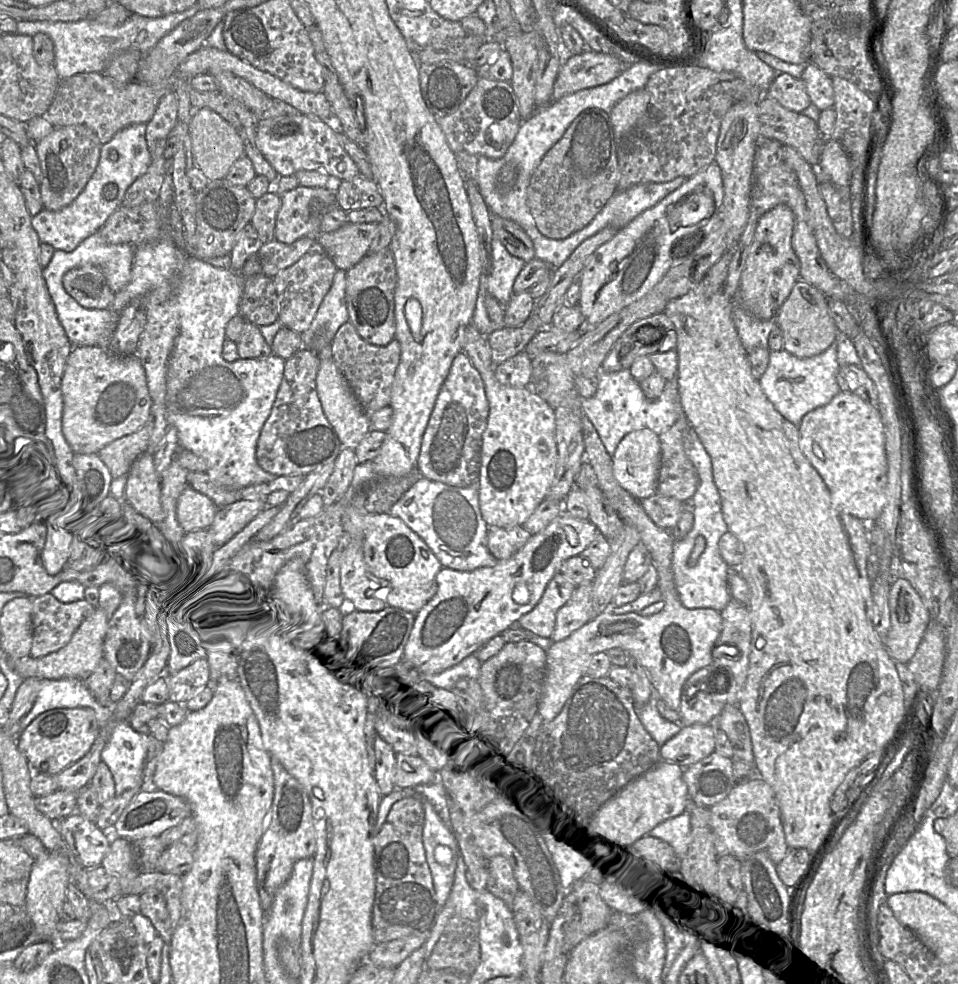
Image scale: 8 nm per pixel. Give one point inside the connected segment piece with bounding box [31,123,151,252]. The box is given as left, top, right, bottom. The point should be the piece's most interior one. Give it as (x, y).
(65, 229)

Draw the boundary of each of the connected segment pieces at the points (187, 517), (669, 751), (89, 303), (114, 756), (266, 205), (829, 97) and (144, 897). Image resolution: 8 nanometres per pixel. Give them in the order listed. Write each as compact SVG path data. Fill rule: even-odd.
M188 485L177 502L177 517L183 533L206 531L212 524L217 507L206 495Z
M693 724L682 726L681 730L660 747L663 761L675 763L683 769L715 752L715 724Z
M84 265L70 269L64 274L62 284L65 291L86 309L107 309L114 300L115 293L108 286L102 271L94 265Z
M117 722L111 728L101 762L110 769L116 795L142 787L149 735L136 731L129 722Z
M271 189L256 199L250 223L255 227L263 244L275 239L276 216L281 207L281 195Z
M807 62L801 80L811 103L820 111L834 107L832 79L823 70L815 64Z
M150 889L140 894L140 914L146 916L166 943L170 942L172 932L169 920L169 912L162 893L156 889Z

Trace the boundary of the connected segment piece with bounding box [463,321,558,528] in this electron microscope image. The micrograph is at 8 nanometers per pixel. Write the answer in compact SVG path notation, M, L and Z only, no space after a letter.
M471 321L465 328L463 351L482 378L489 404L489 414L482 434L480 471L478 479L479 504L483 519L489 527L523 526L536 508L546 499L556 474L558 460L555 440L555 412L536 392L529 387L510 387L501 384L495 377L496 365L491 360L487 341Z

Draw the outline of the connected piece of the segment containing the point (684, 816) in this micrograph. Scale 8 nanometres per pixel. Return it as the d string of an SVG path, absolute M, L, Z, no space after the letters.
M689 808L674 818L665 820L653 828L649 837L658 838L668 843L679 861L683 862L692 842L691 815Z

